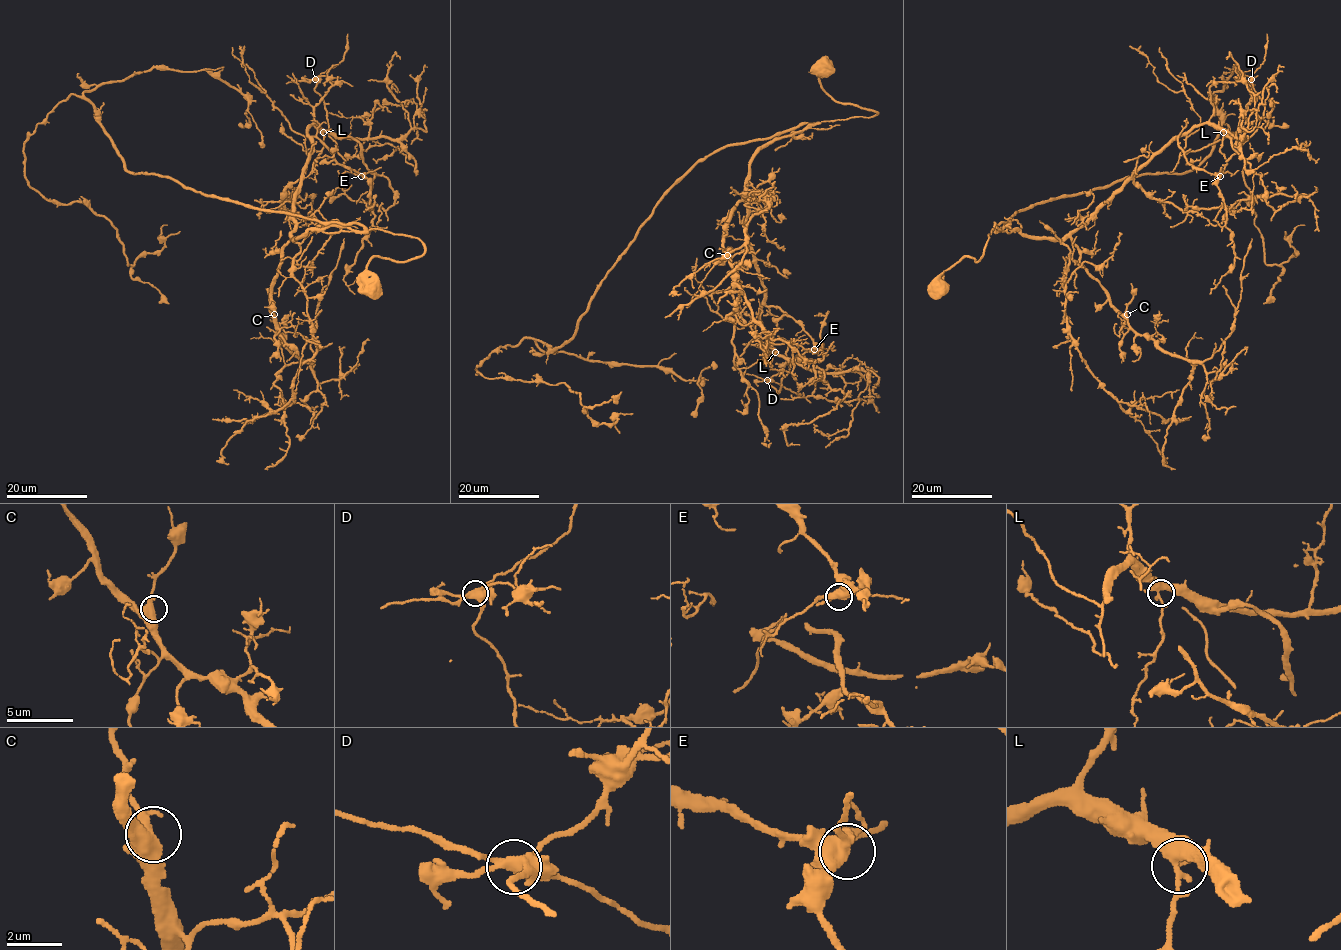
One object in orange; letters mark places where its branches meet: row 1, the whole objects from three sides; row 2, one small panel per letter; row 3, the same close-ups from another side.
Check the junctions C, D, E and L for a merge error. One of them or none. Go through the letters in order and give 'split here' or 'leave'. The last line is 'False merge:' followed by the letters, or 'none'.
C: leave
D: split here
E: leave
L: leave
False merge: D

